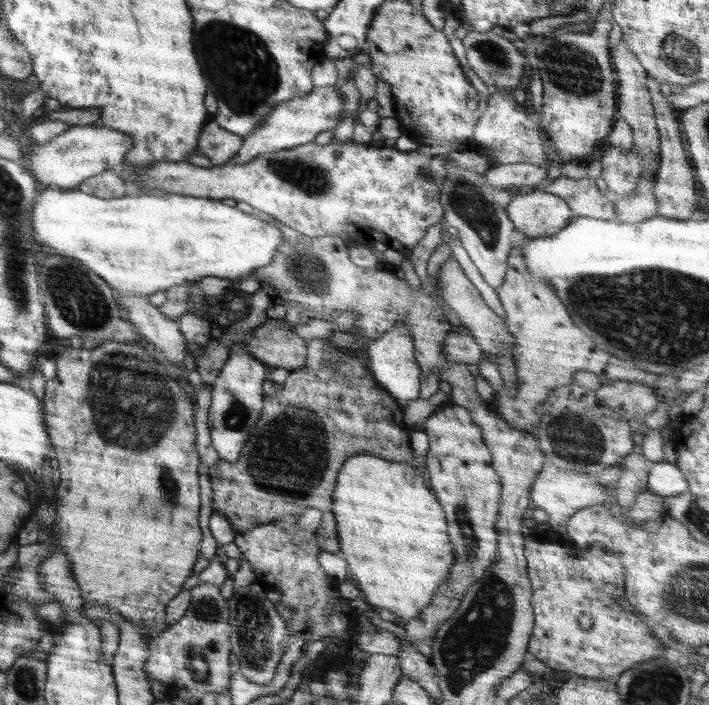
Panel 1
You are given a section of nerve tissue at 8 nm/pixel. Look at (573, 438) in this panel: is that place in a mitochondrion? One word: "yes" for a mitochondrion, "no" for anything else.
yes

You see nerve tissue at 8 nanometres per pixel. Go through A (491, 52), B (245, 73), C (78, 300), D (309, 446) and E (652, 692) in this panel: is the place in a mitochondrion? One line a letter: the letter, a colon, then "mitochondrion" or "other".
A: mitochondrion
B: mitochondrion
C: mitochondrion
D: mitochondrion
E: mitochondrion

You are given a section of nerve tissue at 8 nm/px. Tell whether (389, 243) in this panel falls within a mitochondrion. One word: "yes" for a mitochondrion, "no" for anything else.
no

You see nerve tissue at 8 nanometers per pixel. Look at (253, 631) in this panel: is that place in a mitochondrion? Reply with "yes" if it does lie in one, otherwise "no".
yes

